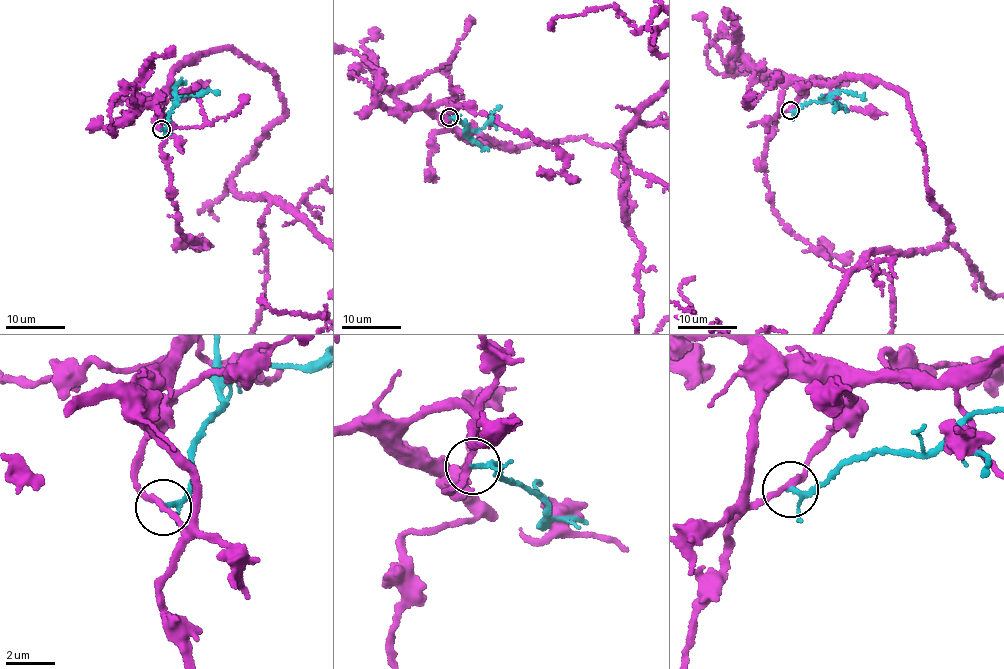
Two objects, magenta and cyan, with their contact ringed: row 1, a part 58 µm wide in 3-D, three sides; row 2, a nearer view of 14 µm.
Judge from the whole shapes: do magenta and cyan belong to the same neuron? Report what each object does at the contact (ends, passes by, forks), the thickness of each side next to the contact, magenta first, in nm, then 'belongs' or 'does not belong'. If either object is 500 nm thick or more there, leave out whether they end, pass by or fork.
magenta passes by; cyan passes by; calibres 220 and 130 nm; does not belong

